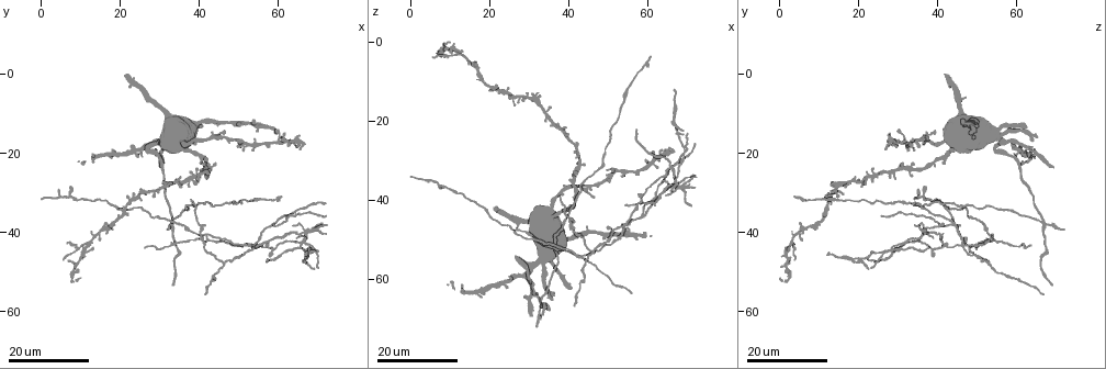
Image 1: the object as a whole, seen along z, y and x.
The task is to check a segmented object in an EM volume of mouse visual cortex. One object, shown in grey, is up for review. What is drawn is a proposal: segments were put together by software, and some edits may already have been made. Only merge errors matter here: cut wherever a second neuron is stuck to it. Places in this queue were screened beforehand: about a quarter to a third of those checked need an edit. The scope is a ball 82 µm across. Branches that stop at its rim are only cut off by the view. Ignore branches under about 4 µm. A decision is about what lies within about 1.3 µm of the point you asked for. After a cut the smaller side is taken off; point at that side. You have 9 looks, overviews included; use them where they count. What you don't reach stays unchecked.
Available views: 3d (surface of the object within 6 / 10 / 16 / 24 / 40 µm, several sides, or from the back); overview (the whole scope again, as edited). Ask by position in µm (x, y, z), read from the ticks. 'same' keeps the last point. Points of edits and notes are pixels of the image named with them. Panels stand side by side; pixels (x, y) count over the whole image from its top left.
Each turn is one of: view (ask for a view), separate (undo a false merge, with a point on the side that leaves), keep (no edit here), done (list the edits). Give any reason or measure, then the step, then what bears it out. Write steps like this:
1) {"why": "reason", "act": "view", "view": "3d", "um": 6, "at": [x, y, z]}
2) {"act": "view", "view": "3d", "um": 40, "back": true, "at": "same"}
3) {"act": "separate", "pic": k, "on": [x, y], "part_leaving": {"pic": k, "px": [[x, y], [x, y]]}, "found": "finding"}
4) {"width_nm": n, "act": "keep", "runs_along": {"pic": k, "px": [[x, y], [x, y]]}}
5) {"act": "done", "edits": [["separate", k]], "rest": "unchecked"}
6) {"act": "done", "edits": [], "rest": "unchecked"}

{"why": "abrupt turn", "act": "view", "view": "3d", "um": 16, "at": [27.0, 19.0, 54.0]}

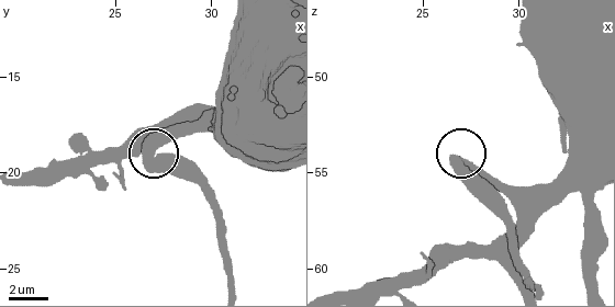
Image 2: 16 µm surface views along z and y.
{"act": "view", "view": "3d", "um": 10, "at": [26.9, 19.1, 54.6]}

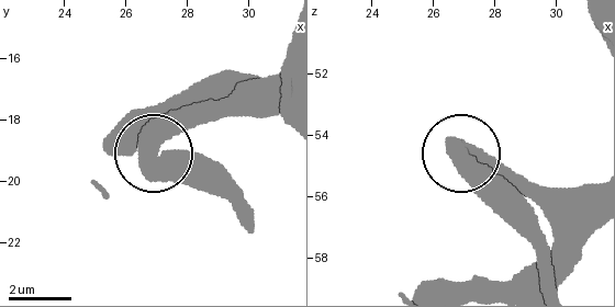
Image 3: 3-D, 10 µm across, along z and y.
{"act": "keep", "found": "continuous, no second neuron"}

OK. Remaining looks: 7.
{"why": "three-way junction", "act": "view", "view": "3d", "um": 16, "at": [58.5, 38.5, 43.5]}

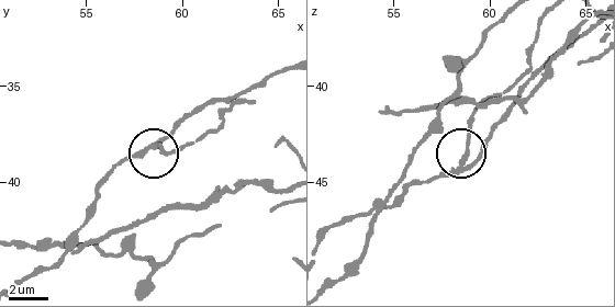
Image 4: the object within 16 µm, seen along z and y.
{"act": "view", "view": "3d", "um": 6, "at": [58.9, 38.1, 43.6]}

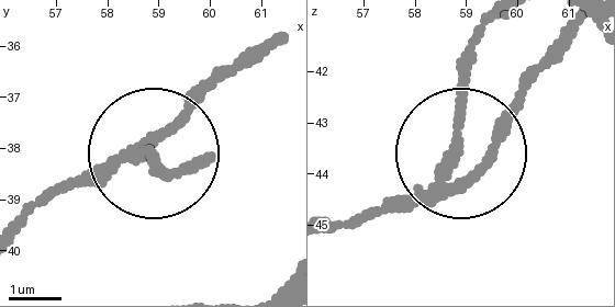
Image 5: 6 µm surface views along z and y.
{"act": "separate", "pic": 5, "on": [156, 152], "part_leaving": {"pic": 5, "px": [[126, 162], [153, 149], [170, 175], [191, 167]]}, "found": "a second neuron is stuck on"}

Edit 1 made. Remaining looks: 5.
{"act": "view", "view": "3d", "um": 16, "at": [54.5, 44.0, 46.5]}

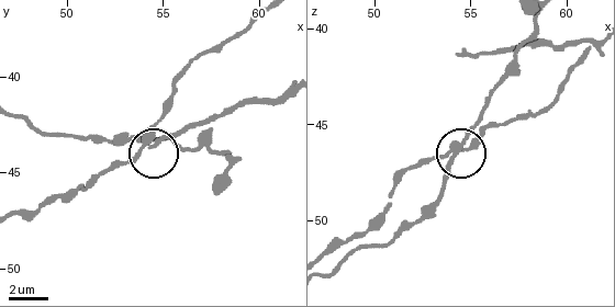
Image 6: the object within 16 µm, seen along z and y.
{"why": "zoom in", "act": "view", "view": "3d", "um": 6, "at": [54.1, 43.5, 46.6]}

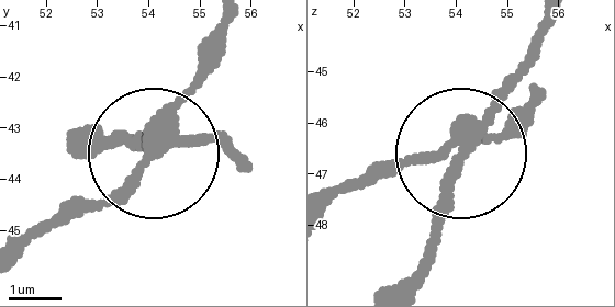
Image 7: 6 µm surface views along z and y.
{"width_nm": 300, "act": "separate", "pic": 7, "on": [447, 208], "part_leaving": {"pic": 7, "px": [[176, 147], [97, 135]]}, "found": "two neurons meet here"}

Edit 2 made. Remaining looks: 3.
{"why": "small branch off a trunk", "act": "view", "view": "3d", "um": 24, "at": [11.5, 43.0, 3.5]}

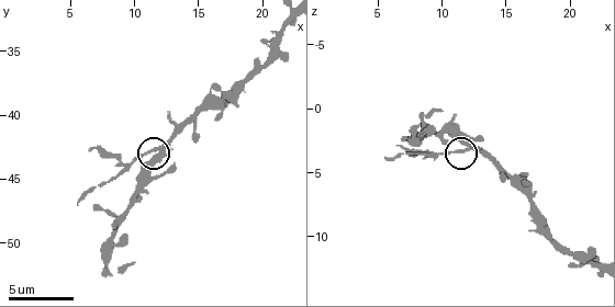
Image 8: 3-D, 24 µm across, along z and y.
{"why": "closer look", "act": "view", "view": "3d", "um": 6, "at": [11.6, 42.8, 3.2]}

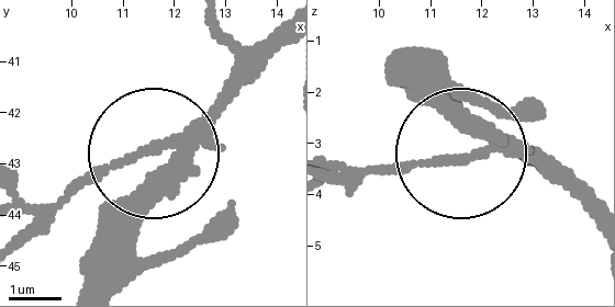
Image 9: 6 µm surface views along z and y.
{"arms": 3, "act": "separate", "pic": 9, "on": [113, 167], "part_leaving": {"pic": 9, "px": [[185, 144], [97, 166], [18, 236]]}, "found": "a second neuron is stuck on"}

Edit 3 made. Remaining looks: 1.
{"act": "done", "edits": [["separate", 5], ["separate", 7], ["separate", 9]], "rest": "unchecked"}

